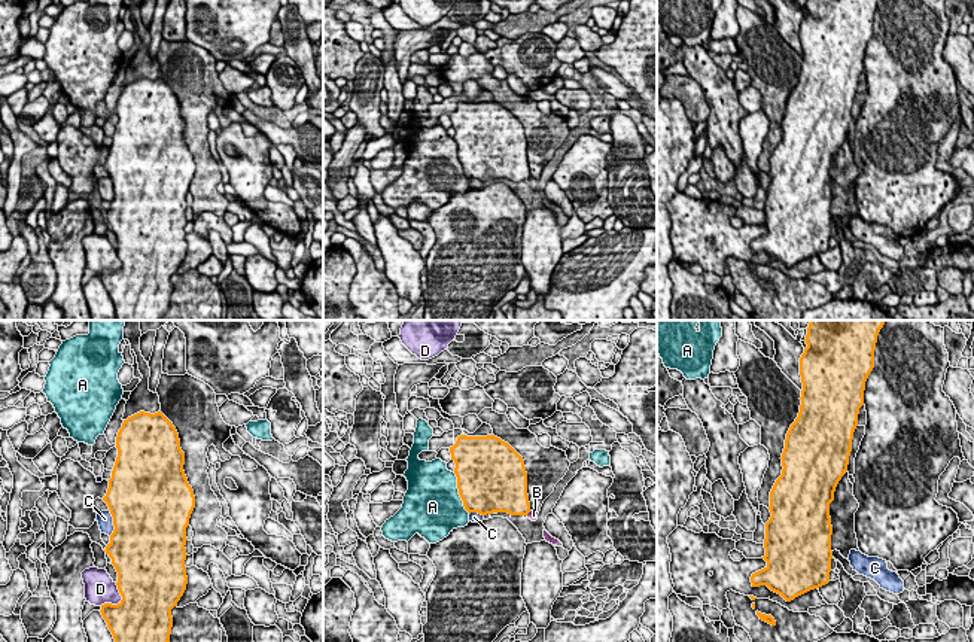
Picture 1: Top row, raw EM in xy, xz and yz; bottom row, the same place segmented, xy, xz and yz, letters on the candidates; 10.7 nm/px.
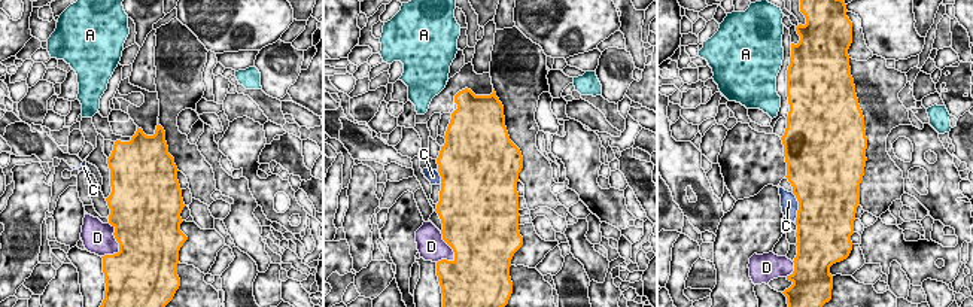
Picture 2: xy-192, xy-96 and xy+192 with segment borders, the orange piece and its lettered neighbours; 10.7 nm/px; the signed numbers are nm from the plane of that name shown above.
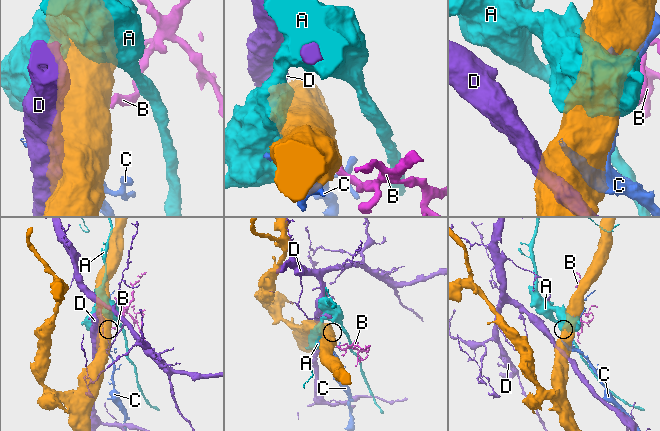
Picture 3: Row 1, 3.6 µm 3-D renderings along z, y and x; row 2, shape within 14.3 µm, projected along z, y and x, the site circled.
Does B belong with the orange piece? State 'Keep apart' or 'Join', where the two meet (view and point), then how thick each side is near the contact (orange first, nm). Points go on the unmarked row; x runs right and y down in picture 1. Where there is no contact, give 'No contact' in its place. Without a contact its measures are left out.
Keep apart. Touches orange at xz (527, 179). Thickness 360 nm (orange) against 100 nm

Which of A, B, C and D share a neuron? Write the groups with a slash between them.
A / B / C / D

